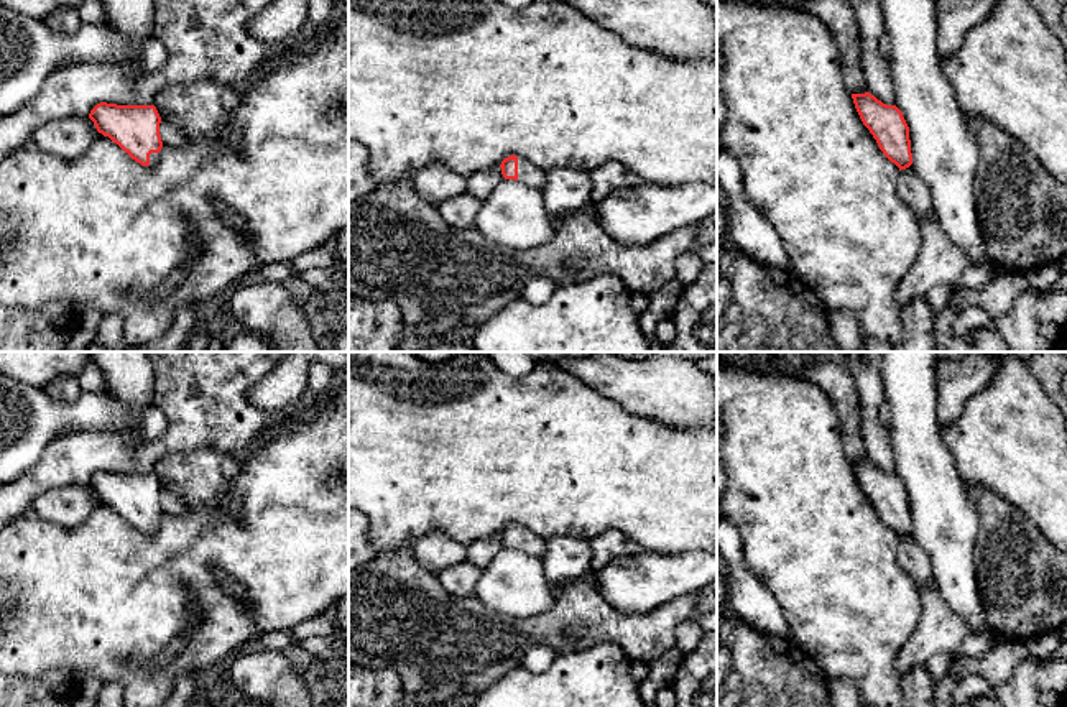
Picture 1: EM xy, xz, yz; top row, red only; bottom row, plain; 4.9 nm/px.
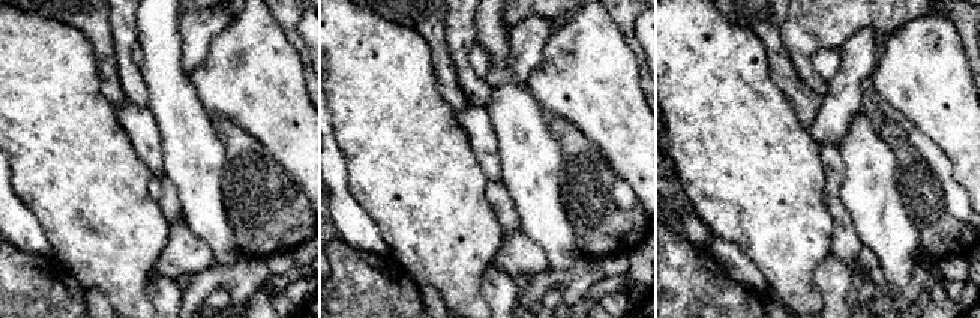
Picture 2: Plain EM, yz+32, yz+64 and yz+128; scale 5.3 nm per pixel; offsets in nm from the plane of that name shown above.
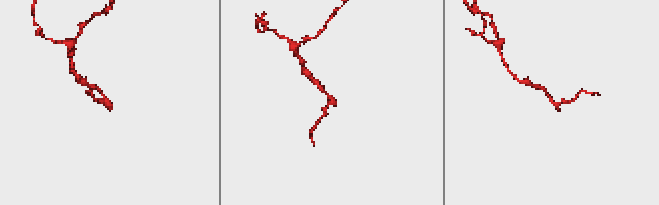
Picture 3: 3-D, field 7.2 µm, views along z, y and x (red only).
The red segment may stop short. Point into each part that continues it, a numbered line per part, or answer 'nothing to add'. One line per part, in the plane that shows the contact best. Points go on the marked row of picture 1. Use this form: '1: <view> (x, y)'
1: xz (530, 175)

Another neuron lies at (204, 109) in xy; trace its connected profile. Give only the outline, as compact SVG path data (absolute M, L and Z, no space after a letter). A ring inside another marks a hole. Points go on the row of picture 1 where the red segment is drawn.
M214 79L169 85L153 102L159 117L178 125L186 135L222 140L225 145L240 148L233 128L238 104L240 95L235 87Z

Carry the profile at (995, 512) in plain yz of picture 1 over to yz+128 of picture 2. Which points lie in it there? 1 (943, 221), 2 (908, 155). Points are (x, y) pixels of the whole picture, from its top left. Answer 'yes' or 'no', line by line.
1: yes
2: yes

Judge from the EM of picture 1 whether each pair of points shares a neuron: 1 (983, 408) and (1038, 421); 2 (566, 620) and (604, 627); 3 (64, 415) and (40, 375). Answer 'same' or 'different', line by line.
1: same
2: same
3: different

